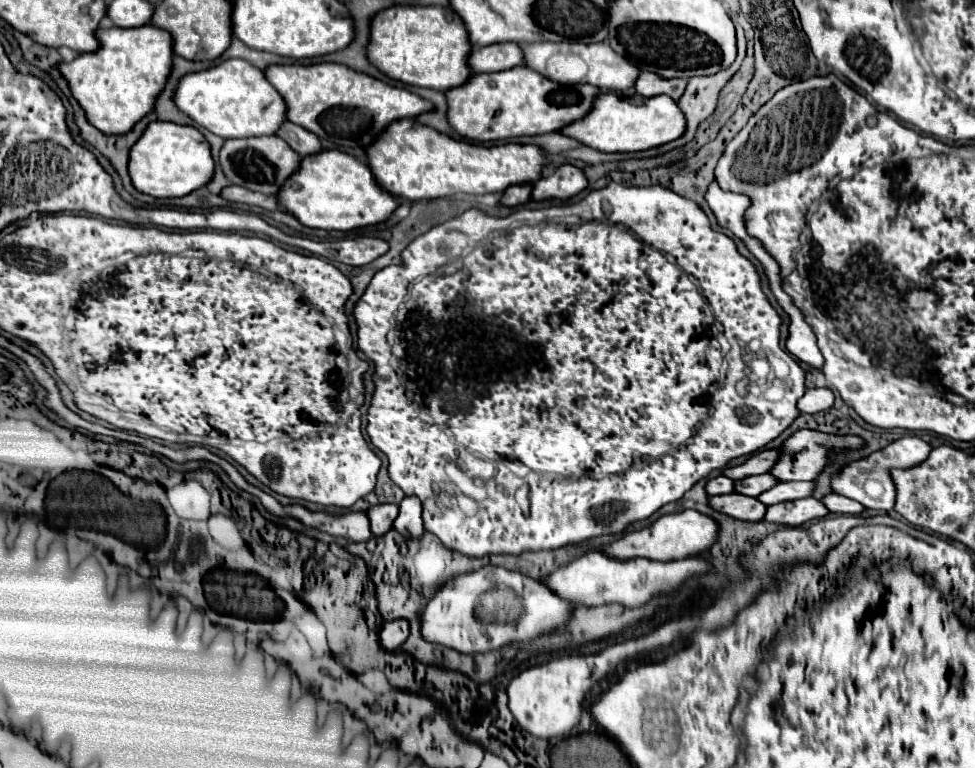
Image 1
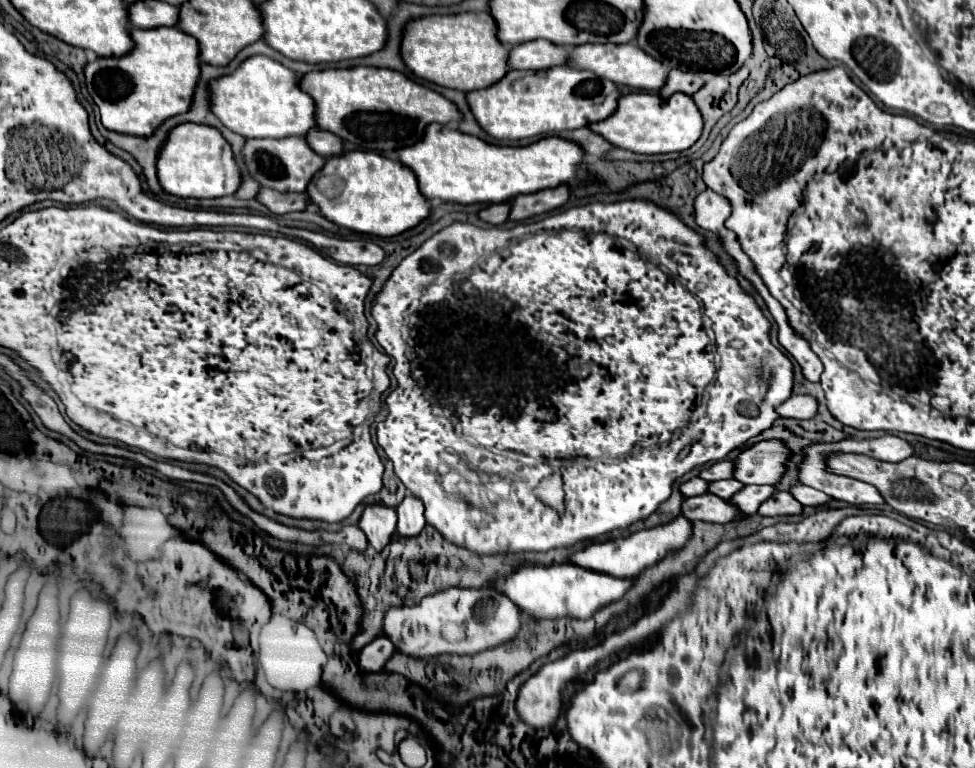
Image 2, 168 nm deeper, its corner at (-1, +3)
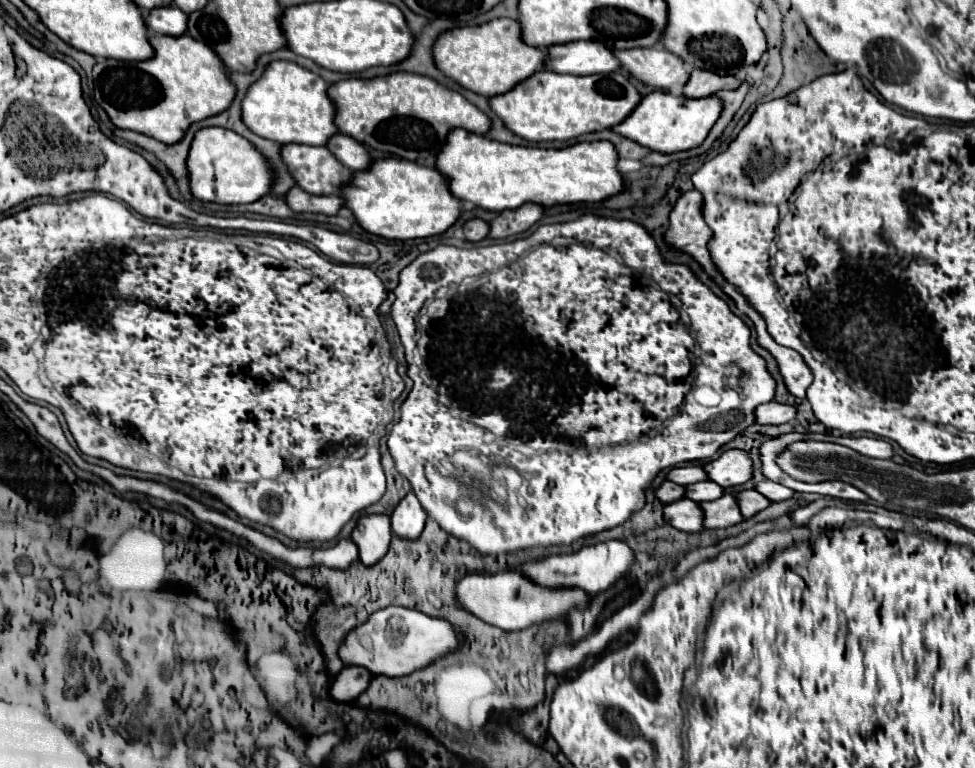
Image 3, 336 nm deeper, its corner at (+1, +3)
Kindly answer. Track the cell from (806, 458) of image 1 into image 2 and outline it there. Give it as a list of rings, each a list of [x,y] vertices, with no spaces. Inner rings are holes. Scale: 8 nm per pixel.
[[[784,440],[758,442],[740,452],[734,478],[744,484],[776,484],[782,480],[790,456],[792,452]]]

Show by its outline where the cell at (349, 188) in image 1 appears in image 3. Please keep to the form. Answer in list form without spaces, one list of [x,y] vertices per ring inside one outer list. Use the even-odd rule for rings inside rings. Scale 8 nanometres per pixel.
[[[398,158],[376,160],[366,172],[354,174],[352,184],[342,188],[342,198],[366,232],[390,240],[444,234],[462,214],[462,202],[450,192],[448,178],[440,170]]]

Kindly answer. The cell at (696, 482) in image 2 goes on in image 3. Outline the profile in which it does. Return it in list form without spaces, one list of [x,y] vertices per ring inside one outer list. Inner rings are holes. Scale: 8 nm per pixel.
[[[662,482],[654,494],[656,494],[656,498],[662,498],[662,504],[668,504],[668,502],[682,498],[682,486],[674,484],[674,482]]]

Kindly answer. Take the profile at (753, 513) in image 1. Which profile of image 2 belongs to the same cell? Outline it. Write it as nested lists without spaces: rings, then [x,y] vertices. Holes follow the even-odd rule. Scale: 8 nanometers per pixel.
[[[702,494],[686,498],[682,504],[682,514],[688,520],[706,520],[714,524],[726,524],[738,518],[744,518],[744,512],[730,500],[724,500],[716,494]]]

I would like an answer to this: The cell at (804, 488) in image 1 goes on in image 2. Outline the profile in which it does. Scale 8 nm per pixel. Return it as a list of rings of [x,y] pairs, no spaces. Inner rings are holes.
[[[764,484],[764,486],[744,486],[736,496],[732,496],[732,500],[736,500],[736,504],[740,504],[742,512],[754,514],[758,510],[758,506],[768,500],[770,496],[776,494],[776,486],[772,484]]]

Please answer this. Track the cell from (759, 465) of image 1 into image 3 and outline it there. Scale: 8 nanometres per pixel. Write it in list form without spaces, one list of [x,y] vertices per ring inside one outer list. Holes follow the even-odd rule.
[[[680,466],[680,468],[672,468],[666,474],[666,480],[686,486],[686,484],[694,484],[694,482],[702,482],[706,480],[706,472],[702,472],[700,466]]]

